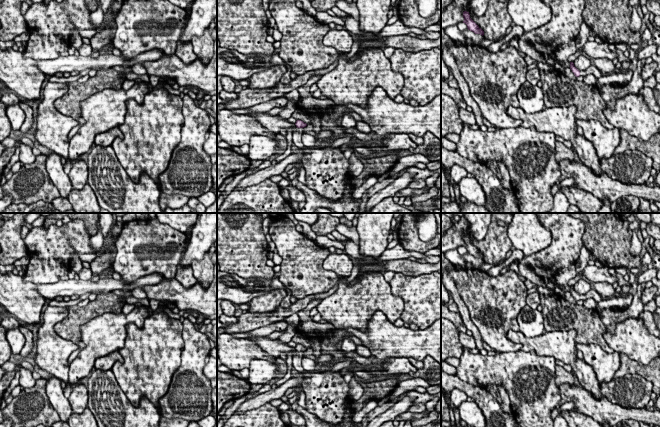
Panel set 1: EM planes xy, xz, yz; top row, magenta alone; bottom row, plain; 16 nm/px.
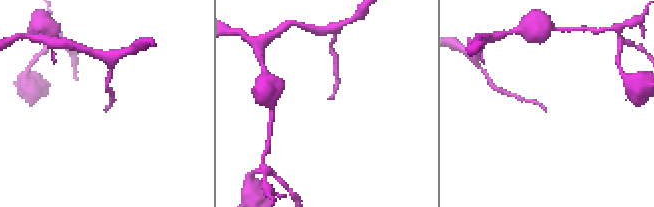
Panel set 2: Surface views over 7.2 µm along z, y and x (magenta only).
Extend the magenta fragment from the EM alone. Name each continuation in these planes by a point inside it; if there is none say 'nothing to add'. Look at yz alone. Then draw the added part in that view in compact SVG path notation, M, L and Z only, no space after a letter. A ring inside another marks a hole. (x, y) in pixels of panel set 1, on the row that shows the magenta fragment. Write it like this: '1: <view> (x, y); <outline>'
1: yz (592, 69); M591 65L591 66L589 66L586 70L584 70L584 71L580 71L580 76L586 76L587 74L593 74L596 78L600 78L600 77L602 77L603 75L605 75L605 74L603 74L600 70L598 70L597 68L596 68L596 66L595 65Z

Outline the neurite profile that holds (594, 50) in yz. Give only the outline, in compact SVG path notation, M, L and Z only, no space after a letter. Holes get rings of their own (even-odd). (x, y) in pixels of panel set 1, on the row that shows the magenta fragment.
M595 41L593 42L586 42L583 45L584 48L584 54L587 57L596 59L596 58L608 58L610 60L613 60L617 58L617 55L615 53L615 50L611 51L608 48L608 43L597 43Z

